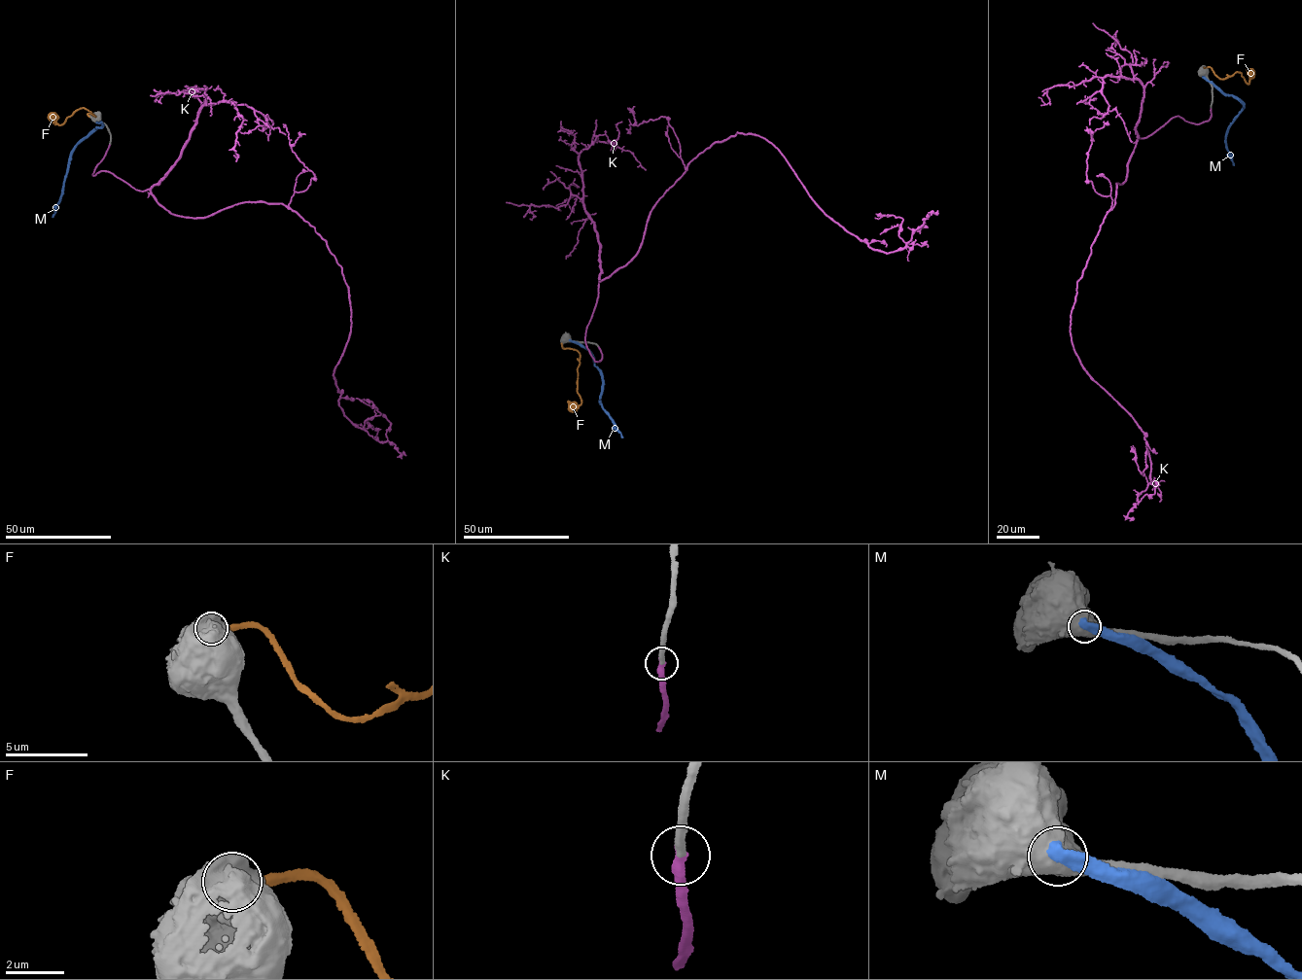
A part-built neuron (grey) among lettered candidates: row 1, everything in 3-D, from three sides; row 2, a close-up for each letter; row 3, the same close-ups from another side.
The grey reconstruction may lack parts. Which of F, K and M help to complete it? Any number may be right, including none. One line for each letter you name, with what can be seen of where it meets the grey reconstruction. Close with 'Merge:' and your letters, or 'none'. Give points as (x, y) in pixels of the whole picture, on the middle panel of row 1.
K: Touches grey at (599, 347)
Merge: K

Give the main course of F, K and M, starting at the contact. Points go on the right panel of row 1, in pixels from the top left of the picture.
F: (1204, 67), (1211, 68), (1220, 79), (1239, 72), (1249, 84), (1247, 67)
K: (1211, 109), (1138, 138), (1071, 314), (1083, 368), (1144, 435), (1139, 502), (1156, 479)
M: (1203, 77), (1244, 107), (1227, 132), (1226, 147), (1233, 165)

